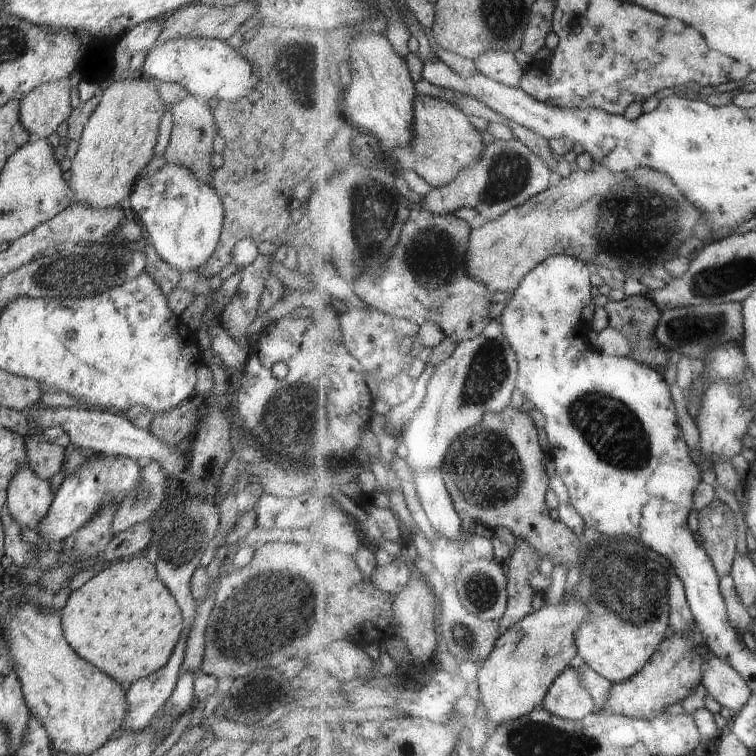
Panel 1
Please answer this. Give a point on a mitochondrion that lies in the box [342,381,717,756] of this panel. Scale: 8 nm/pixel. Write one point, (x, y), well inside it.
(607, 424)

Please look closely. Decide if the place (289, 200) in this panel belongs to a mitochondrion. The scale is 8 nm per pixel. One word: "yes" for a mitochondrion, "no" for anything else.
no

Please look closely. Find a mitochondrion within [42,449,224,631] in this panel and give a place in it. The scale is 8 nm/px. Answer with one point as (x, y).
(176, 545)

